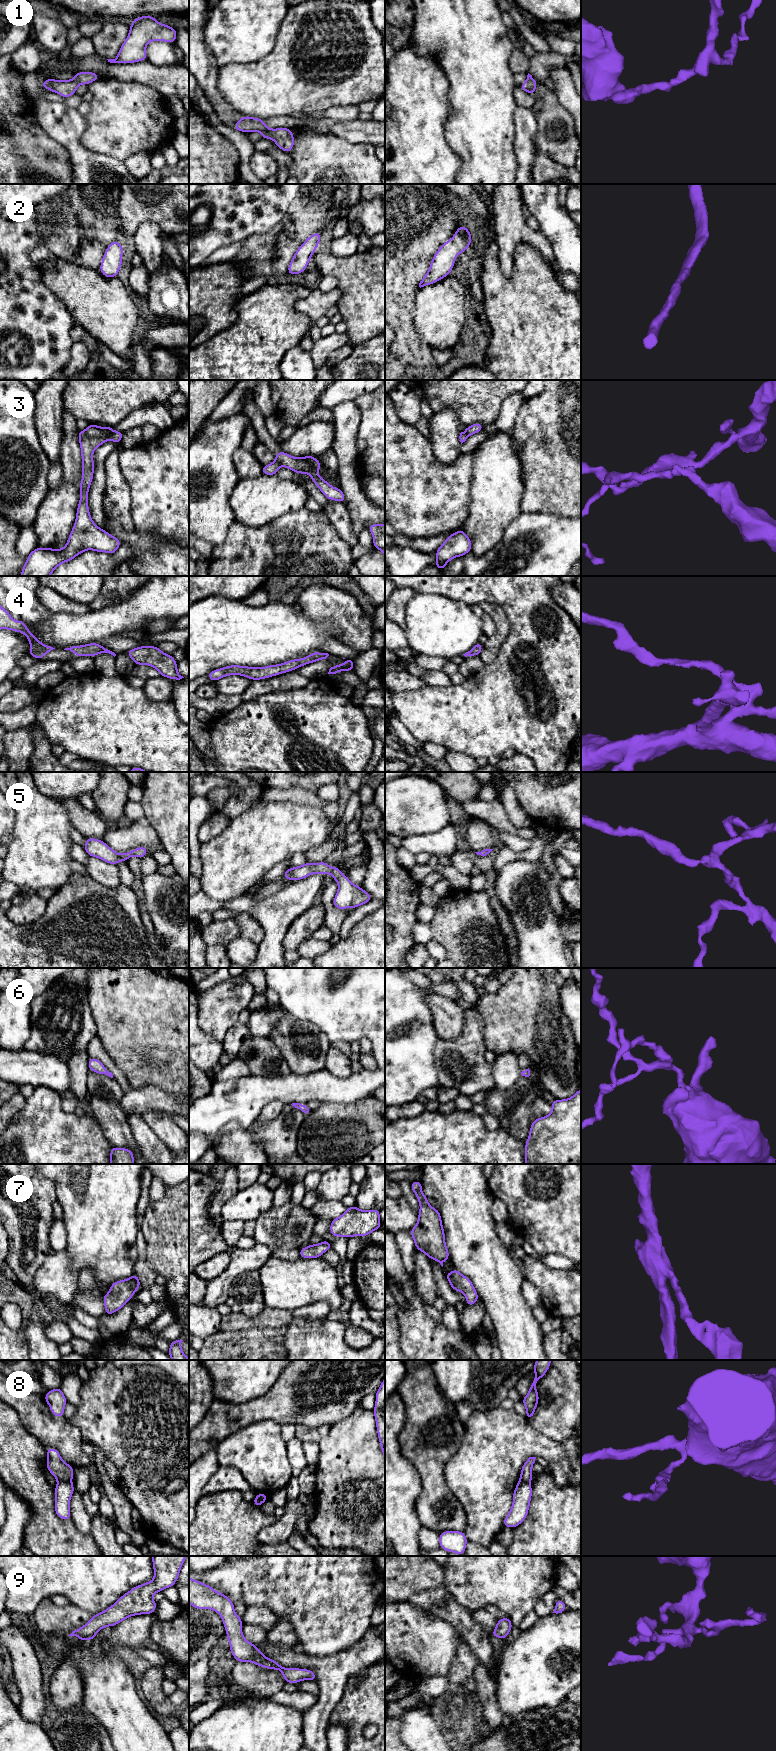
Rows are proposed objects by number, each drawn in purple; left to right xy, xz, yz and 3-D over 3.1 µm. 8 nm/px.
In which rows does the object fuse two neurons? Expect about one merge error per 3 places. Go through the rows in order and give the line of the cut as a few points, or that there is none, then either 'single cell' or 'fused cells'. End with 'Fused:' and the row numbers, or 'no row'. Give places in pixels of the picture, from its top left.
1: cut none; single cell
2: cut none; single cell
3: cut xy (114, 431), (95, 436), (86, 436), (81, 432); fused cells
4: cut none; single cell
5: cut none; single cell
6: cut none; single cell
7: cut none; single cell
8: cut xz (267, 1497), (264, 1499), (254, 1499); fused cells
9: cut none; single cell
Fused: 3, 8

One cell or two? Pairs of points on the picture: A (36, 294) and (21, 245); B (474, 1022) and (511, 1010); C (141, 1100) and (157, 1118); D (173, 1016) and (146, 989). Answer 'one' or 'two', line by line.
A: one
B: two
C: two
D: one

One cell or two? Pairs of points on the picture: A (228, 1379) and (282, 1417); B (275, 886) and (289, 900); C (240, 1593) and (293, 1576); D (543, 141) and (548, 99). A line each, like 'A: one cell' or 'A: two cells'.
A: two cells
B: two cells
C: one cell
D: one cell

